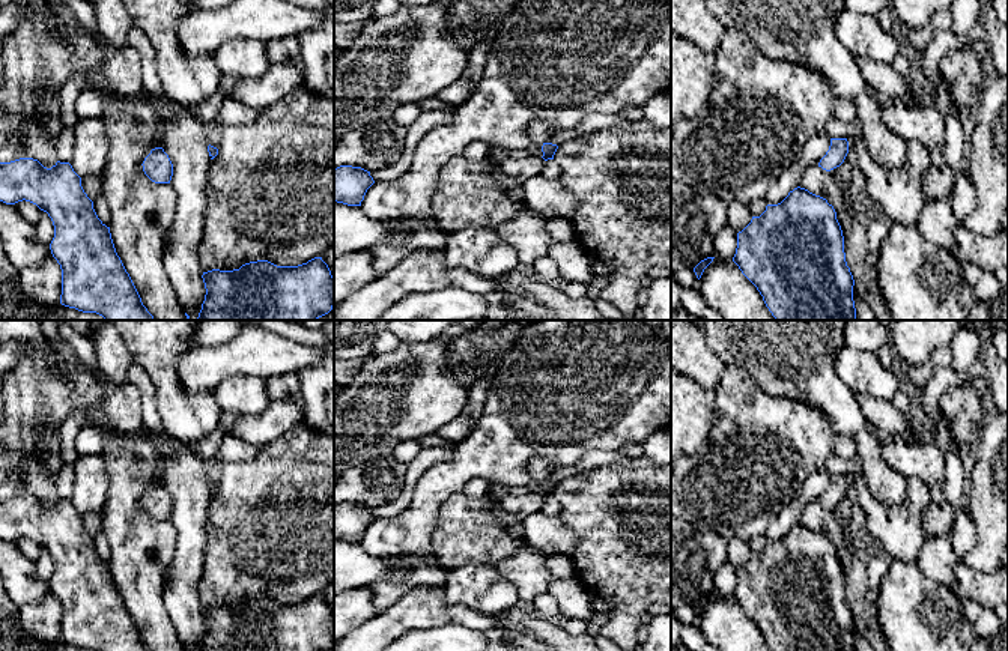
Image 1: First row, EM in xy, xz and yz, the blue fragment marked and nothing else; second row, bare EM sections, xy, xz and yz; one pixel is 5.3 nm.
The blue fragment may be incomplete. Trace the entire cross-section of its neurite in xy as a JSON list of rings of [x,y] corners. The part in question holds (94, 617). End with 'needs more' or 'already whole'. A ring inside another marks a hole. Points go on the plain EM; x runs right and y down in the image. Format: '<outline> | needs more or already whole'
[[[33,495],[0,499],[0,538],[15,541],[23,537],[36,541],[53,558],[50,586],[62,606],[62,642],[96,651],[150,651],[116,589],[110,564],[98,555],[69,499],[57,498],[51,505]]] | already whole

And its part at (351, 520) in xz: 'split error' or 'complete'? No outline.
complete

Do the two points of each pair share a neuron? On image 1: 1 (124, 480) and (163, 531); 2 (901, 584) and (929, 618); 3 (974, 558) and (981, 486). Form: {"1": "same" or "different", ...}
{"1": "same", "2": "same", "3": "same"}

